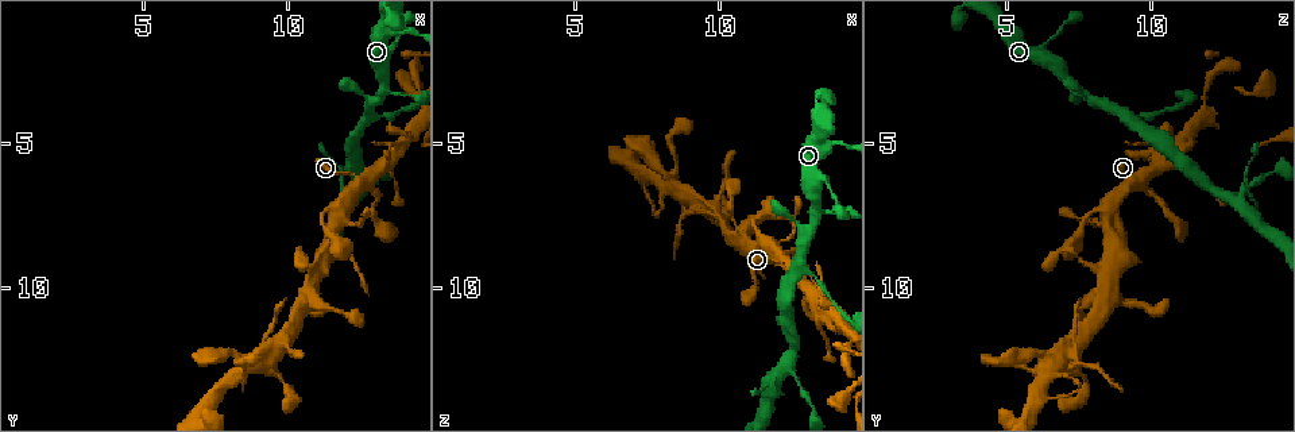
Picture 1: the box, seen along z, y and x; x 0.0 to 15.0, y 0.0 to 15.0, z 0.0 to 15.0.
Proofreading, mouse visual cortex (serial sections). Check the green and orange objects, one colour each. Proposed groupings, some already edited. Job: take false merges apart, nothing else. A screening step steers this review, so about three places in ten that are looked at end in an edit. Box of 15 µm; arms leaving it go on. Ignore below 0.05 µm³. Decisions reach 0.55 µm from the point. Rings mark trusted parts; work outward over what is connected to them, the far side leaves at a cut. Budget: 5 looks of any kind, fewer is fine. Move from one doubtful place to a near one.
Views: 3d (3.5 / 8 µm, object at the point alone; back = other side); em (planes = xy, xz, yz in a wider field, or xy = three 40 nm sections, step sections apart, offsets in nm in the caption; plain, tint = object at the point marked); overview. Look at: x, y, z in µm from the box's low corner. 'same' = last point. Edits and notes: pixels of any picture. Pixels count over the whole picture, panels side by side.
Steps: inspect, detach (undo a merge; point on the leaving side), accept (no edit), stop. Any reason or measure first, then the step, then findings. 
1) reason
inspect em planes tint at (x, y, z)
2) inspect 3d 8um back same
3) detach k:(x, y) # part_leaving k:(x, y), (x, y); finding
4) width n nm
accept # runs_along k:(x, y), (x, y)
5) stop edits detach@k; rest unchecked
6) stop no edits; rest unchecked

side arm on a straight run
inspect 3d 3.5um at (12.8, 4.2, 9.2)

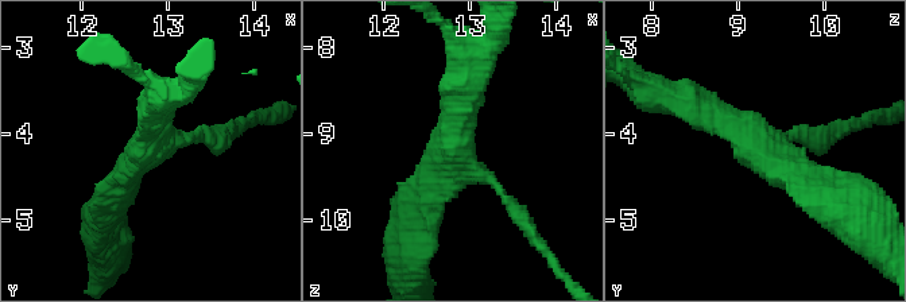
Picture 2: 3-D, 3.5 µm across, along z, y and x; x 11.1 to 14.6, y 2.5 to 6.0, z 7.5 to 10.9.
arms 3; arm_widths 150, 350, 350 nm; shape alone is not enough
inspect em xy step 3 tint at (12.75, 4.10, 9.25)

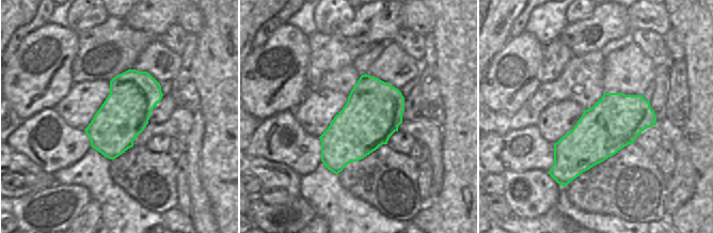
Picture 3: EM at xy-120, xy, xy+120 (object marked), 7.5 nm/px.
width 440 nm
accept # runs_along 2:(688, 97), (757, 138), (819, 196); continuous, no second cell

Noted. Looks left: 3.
arms part here
inspect 3d 8um at (12.2, 6.9, 12.8)

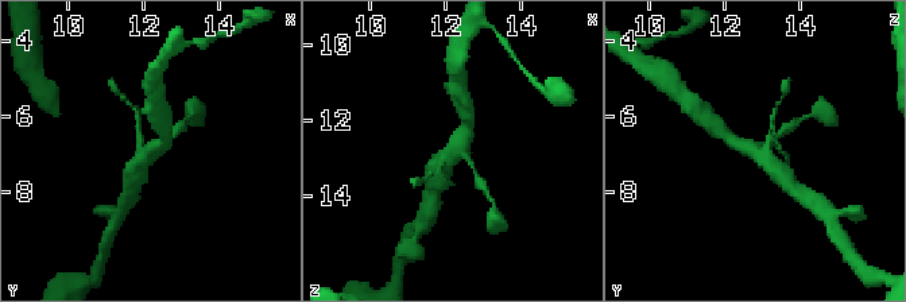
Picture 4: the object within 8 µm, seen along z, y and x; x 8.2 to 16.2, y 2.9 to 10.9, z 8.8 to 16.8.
closer look
inspect 3d 3.5um back at (12.3, 6.8, 12.7)

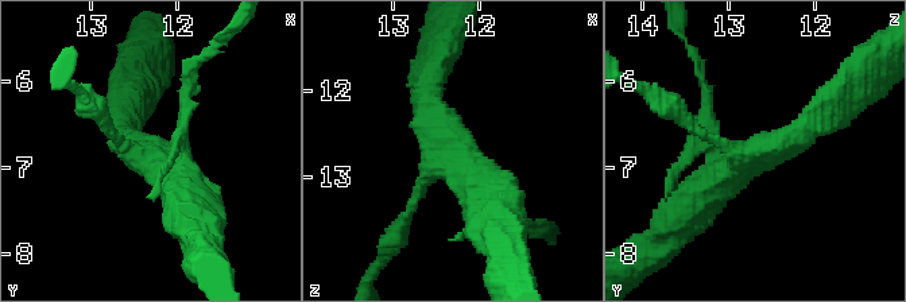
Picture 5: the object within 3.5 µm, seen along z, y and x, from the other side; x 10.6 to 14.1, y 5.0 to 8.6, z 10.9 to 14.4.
inspect em planes tint at (12.30, 6.85, 12.80)

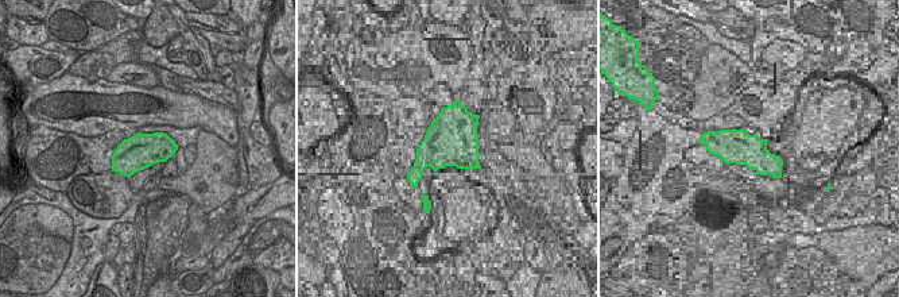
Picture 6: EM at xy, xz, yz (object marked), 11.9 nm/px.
detach 5:(186, 101) # part_leaving 5:(182, 150), (190, 68), (220, 38); a second cell is stuck on

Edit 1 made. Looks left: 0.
stop edits detach@5; rest unchecked

